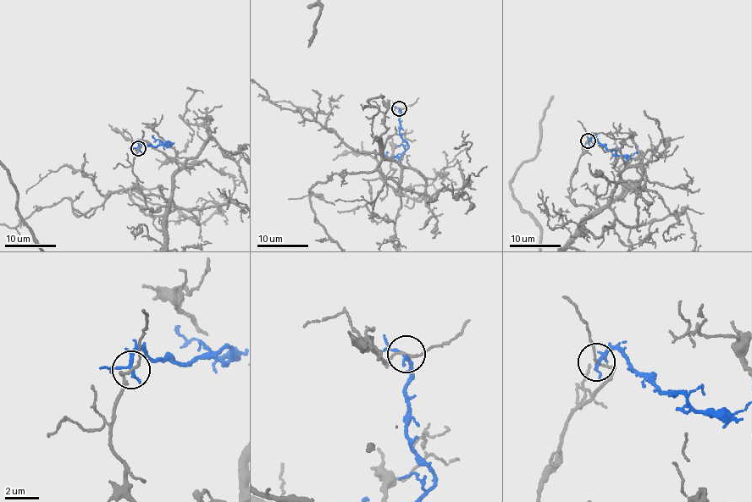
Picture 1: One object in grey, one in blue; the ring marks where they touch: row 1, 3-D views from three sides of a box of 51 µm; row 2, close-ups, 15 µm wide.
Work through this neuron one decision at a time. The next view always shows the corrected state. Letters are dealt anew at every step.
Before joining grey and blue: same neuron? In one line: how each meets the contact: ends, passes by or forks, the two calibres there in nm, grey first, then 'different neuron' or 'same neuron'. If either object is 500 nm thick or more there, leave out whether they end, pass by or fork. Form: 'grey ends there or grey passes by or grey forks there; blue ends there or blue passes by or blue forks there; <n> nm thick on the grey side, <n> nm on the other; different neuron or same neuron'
grey passes by; blue passes by; 120 nm thick on the grey side, 200 nm on the other; different neuron

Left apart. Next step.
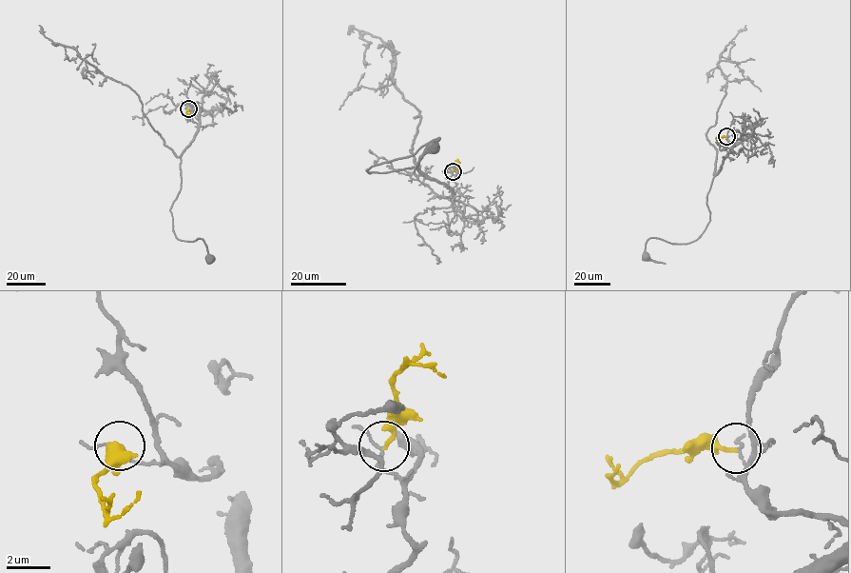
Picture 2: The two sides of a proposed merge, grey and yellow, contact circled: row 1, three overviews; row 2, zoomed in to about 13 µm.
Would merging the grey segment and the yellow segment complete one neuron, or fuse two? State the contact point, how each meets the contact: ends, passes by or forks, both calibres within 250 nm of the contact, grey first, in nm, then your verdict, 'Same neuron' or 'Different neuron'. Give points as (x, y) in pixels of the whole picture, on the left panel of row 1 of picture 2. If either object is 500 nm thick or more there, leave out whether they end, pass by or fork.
Place: (188, 108). At the ring grey passes by. At the ring yellow ends. Thickness 100 nm (grey) against 170 nm. Different neuron

